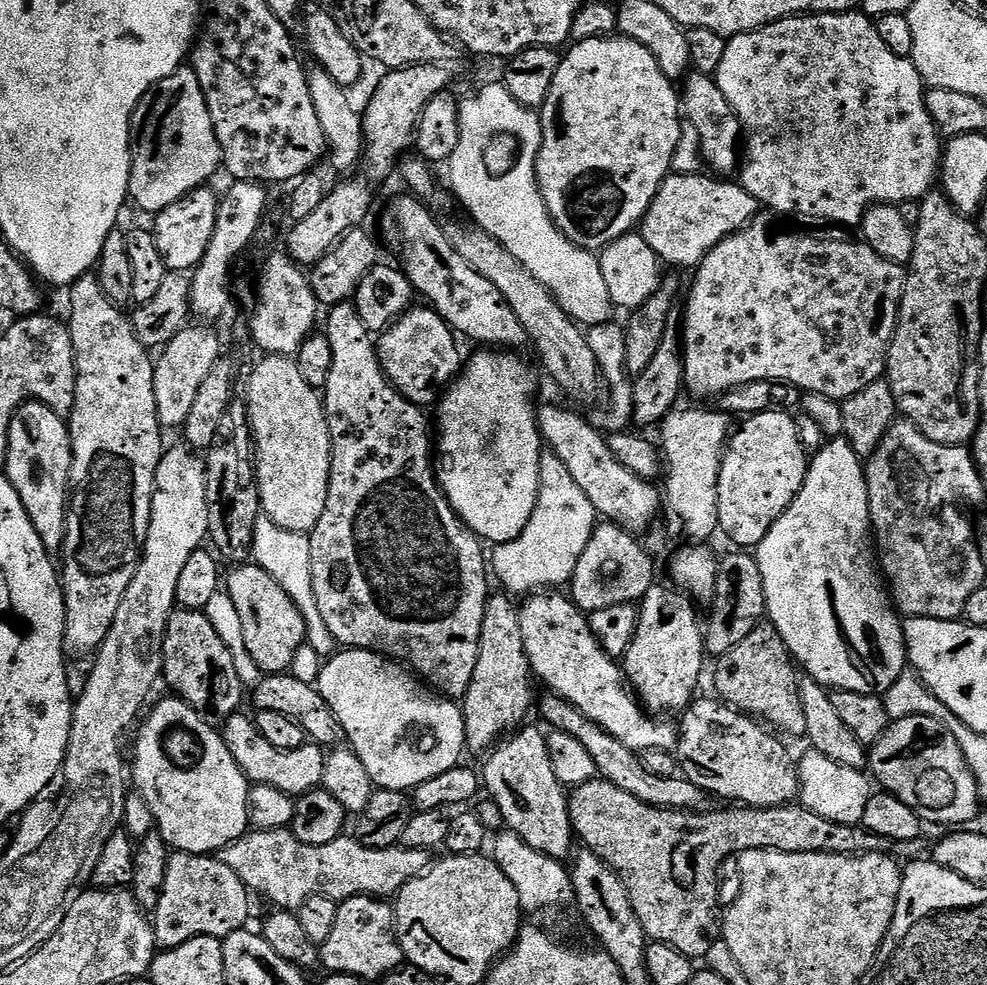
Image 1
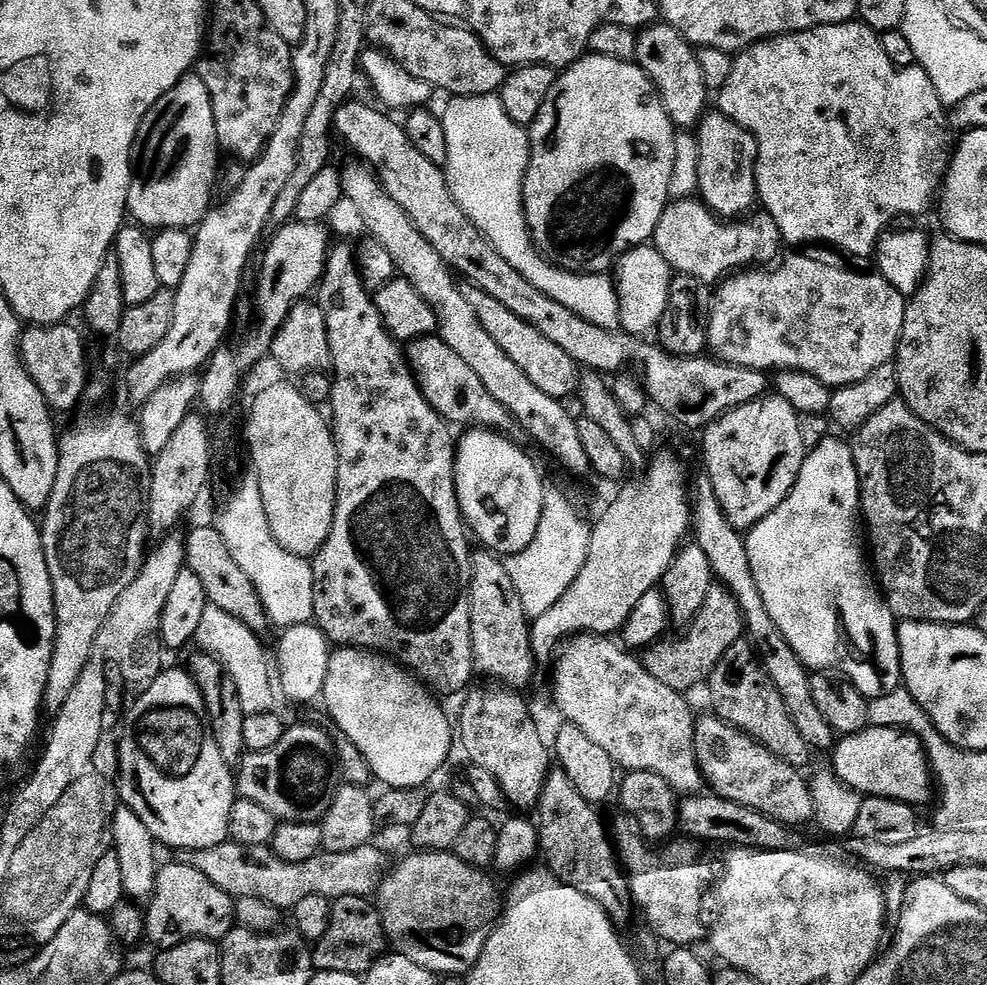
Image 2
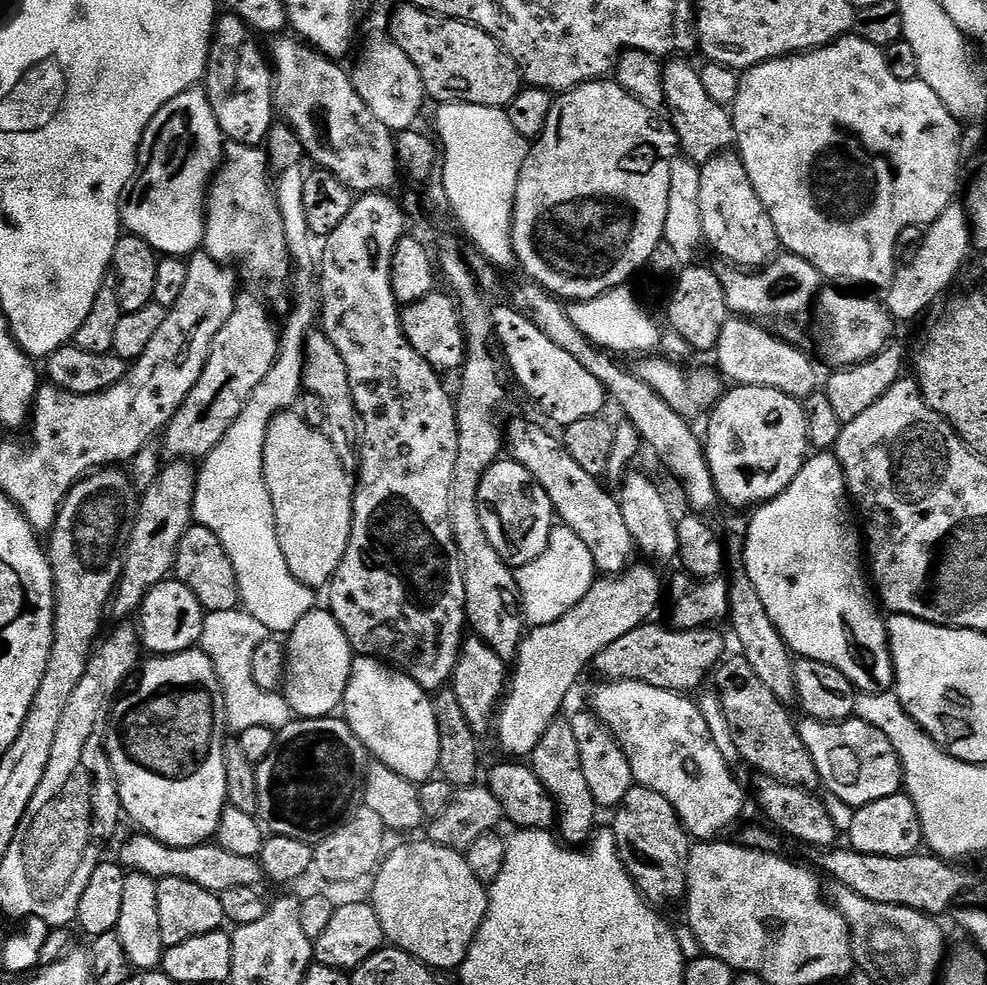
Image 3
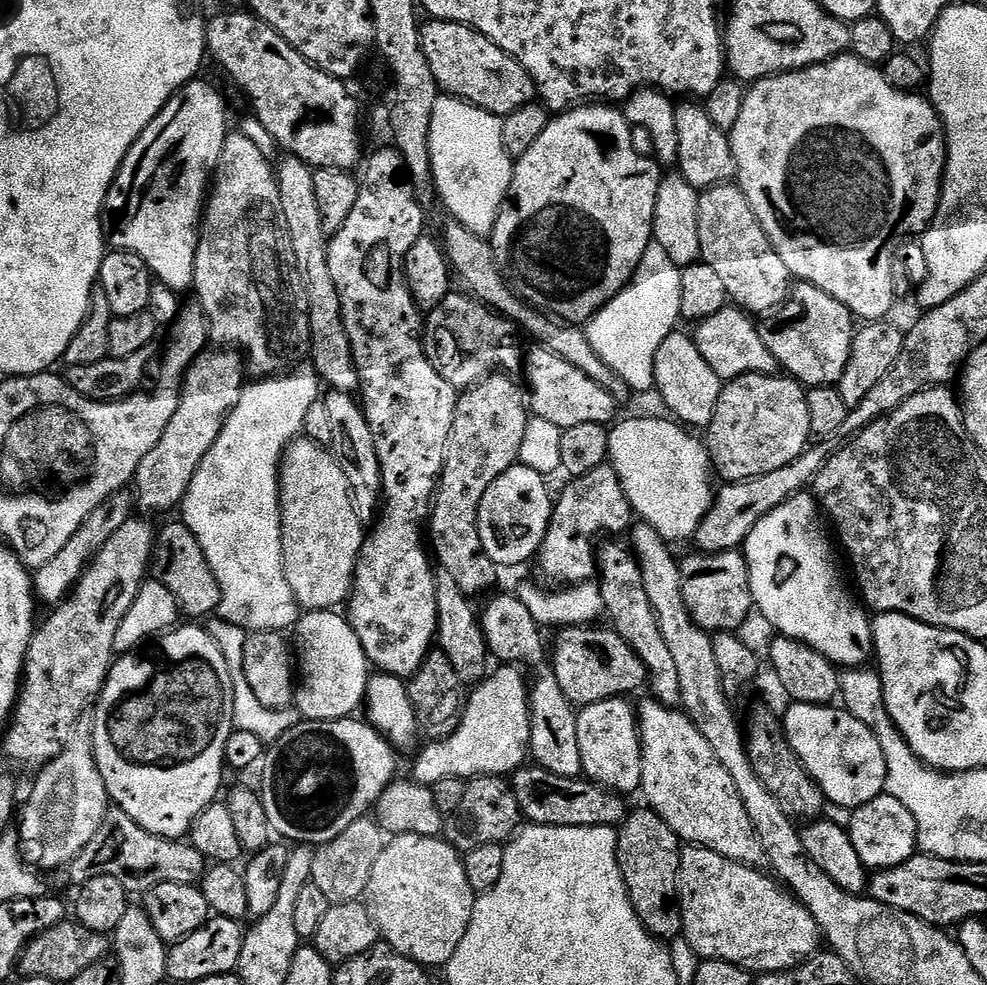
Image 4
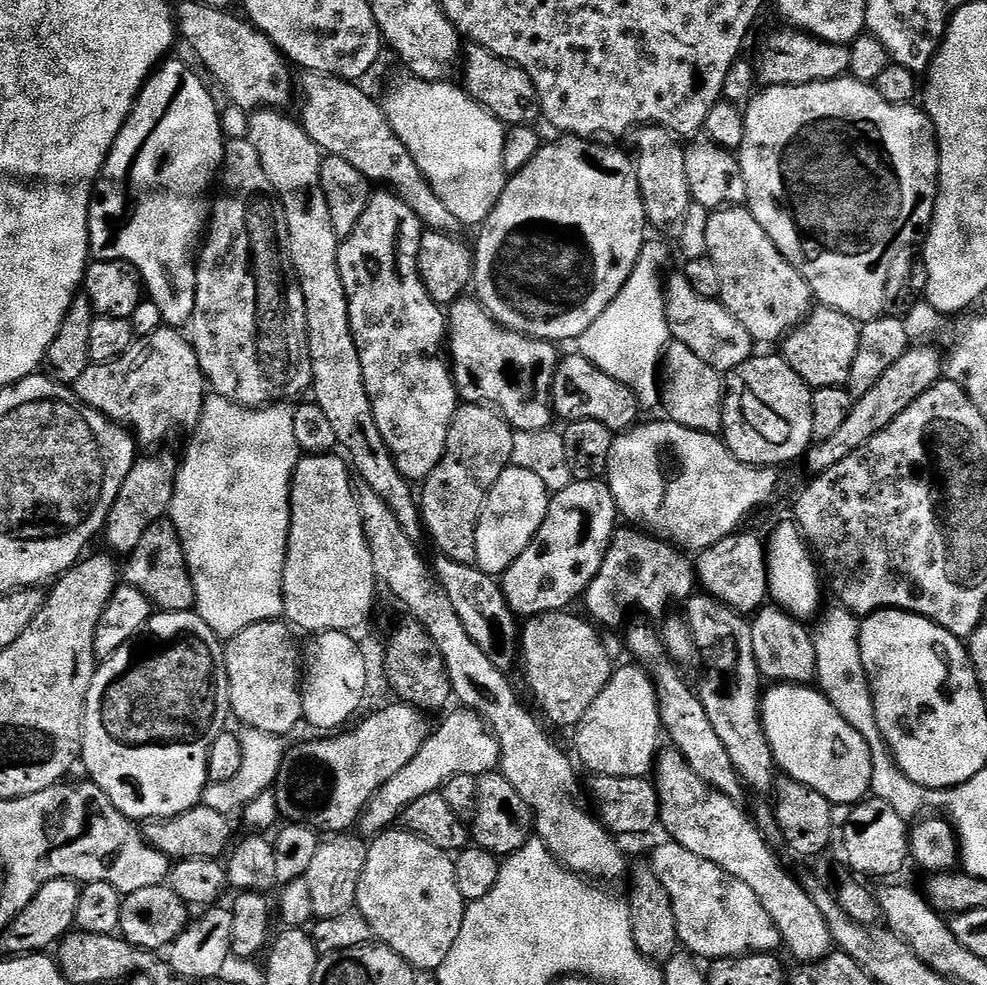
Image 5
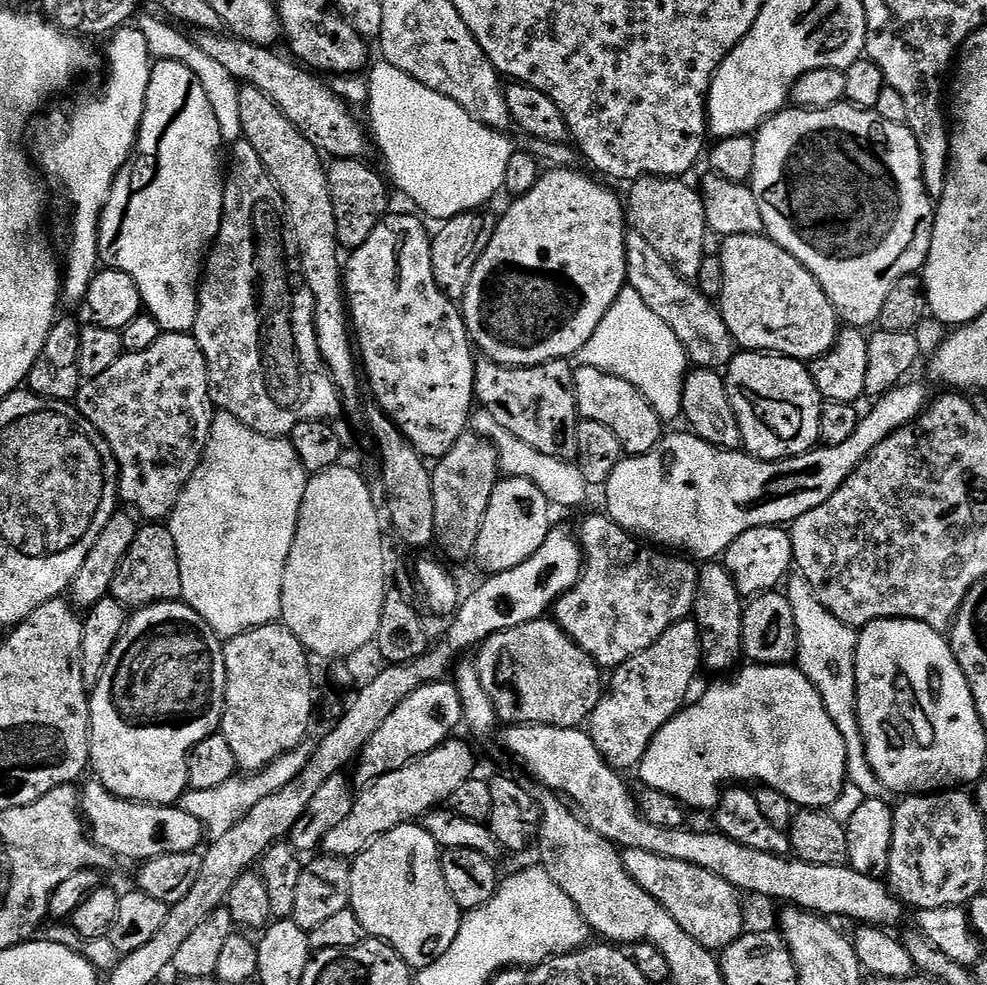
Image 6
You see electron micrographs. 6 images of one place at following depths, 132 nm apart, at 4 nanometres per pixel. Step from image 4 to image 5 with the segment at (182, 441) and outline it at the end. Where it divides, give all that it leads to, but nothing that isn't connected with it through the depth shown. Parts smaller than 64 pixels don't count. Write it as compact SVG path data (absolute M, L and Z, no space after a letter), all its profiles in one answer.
M168 452L162 453L161 456L152 456L149 460L137 459L130 474L126 474L126 482L122 484L122 490L110 510L108 521L104 523L102 540L113 548L113 553L133 552L138 542L142 542L142 534L146 534L150 526L154 526L171 513L177 475L178 460Z

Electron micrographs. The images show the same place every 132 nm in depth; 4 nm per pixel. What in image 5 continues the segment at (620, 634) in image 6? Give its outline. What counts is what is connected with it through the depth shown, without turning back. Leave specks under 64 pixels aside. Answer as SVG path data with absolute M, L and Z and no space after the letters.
M620 526L600 571L582 595L582 603L588 607L587 615L597 625L605 629L616 628L631 608L641 608L656 616L666 611L668 604L675 600L687 601L697 588L695 563L675 544L632 526Z

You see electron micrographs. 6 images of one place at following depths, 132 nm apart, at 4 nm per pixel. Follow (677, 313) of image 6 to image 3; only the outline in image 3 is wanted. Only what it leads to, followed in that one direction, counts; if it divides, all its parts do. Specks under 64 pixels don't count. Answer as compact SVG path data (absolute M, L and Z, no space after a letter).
M729 318L718 334L714 357L715 367L725 381L736 386L758 386L778 390L803 402L811 392L817 391L816 364L800 349L767 332L767 327L747 318Z

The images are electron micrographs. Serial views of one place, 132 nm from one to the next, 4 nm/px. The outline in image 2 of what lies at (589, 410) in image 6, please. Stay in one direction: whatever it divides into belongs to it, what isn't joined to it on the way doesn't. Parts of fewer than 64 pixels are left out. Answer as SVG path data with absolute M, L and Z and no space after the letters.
M469 287L467 294L470 306L474 306L474 314L478 314L478 322L482 322L486 330L490 330L490 338L494 338L494 342L498 342L498 346L506 350L506 355L516 363L518 370L522 370L522 374L526 374L526 378L530 378L530 382L534 382L534 386L542 390L542 394L550 394L550 398L564 402L571 392L573 395L577 391L581 373L566 350L559 348L555 342L550 342L550 338L538 334L538 330L522 322L518 314L510 314L510 310L506 310L502 302L490 298L490 294L474 287Z

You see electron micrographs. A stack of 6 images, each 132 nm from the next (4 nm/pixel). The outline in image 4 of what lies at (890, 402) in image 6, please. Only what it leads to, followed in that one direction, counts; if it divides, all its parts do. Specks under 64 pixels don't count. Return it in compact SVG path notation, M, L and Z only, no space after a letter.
M640 416L637 420L624 420L611 425L608 433L608 460L621 480L622 490L629 500L633 513L643 523L649 524L663 540L691 541L695 537L702 518L708 513L714 499L714 469L712 457L703 439L681 426L675 419L655 420L652 416Z

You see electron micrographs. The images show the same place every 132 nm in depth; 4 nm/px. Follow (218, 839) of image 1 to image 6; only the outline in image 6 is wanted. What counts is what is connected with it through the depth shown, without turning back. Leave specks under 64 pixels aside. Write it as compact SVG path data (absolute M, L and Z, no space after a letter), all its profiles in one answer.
M152 602L147 606L141 607L139 610L131 613L128 625L124 627L124 632L118 638L118 642L114 646L114 650L110 654L110 658L106 662L106 666L102 670L102 674L98 678L96 687L91 689L90 699L88 701L88 709L90 710L90 726L92 727L90 733L90 768L94 773L96 771L95 779L103 784L106 790L110 790L115 796L120 796L123 800L135 800L137 804L167 804L169 806L175 805L179 801L180 796L187 790L188 786L188 753L194 750L194 746L198 746L198 742L202 742L206 738L217 735L220 727L220 719L224 713L224 691L226 690L226 662L224 661L224 644L221 637L217 636L216 631L212 629L208 623L203 620L199 614L193 610L189 604L183 602Z

